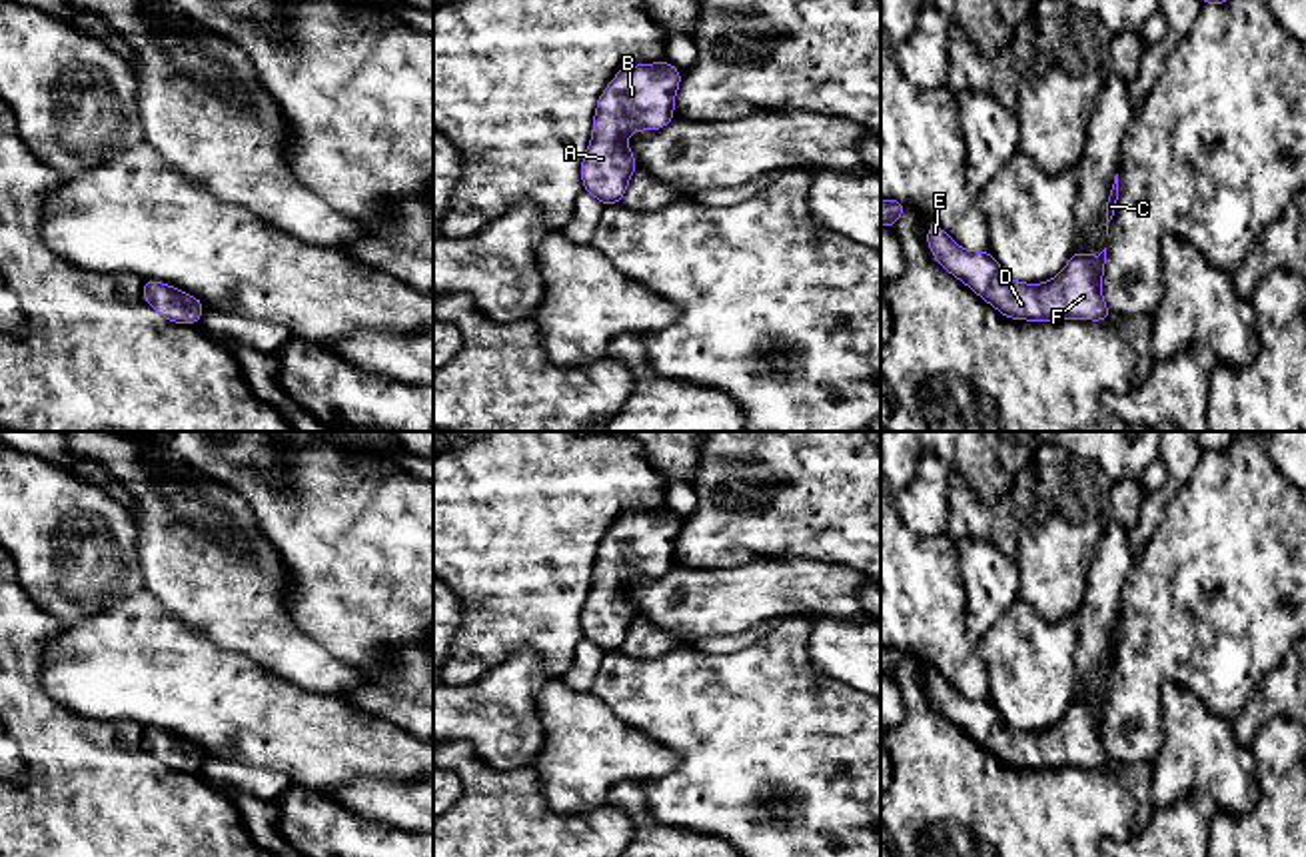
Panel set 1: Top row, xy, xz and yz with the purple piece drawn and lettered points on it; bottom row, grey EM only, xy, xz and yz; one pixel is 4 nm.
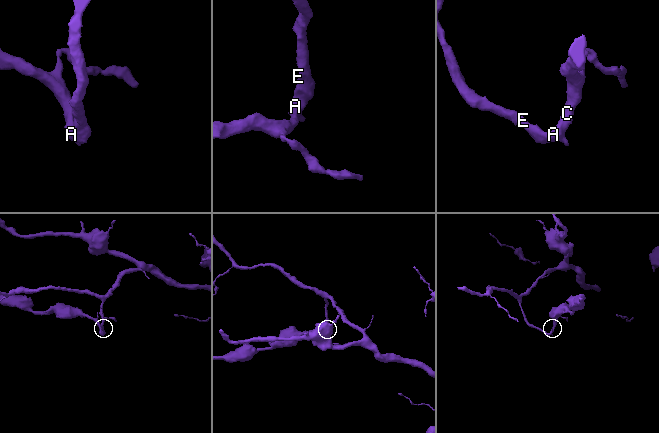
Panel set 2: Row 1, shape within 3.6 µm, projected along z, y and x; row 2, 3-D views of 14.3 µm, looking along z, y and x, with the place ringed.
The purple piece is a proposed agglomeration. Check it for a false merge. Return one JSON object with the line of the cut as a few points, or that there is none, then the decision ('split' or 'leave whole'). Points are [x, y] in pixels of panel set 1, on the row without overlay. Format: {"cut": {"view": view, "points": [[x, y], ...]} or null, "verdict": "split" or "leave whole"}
{"cut": null, "verdict": "leave whole"}

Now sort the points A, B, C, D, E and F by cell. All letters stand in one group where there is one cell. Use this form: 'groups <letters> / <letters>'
groups A B C D E F

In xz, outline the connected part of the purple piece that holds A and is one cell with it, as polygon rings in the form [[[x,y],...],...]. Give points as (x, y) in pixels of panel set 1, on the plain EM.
[[[667,507],[623,513],[597,547],[593,585],[581,609],[583,637],[605,653],[619,651],[635,603],[623,591],[631,577],[661,577],[673,565],[681,519]]]

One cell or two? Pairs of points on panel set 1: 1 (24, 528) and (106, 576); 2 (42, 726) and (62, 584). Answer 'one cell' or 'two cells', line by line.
1: one cell
2: two cells

